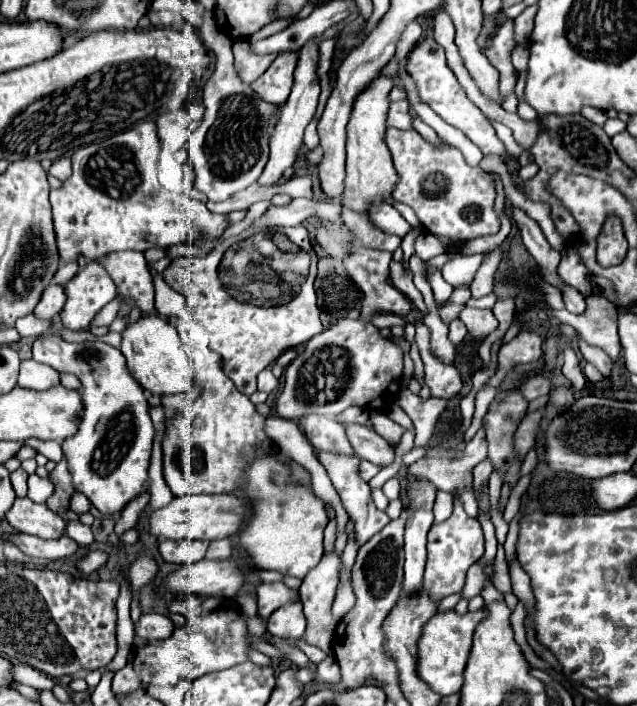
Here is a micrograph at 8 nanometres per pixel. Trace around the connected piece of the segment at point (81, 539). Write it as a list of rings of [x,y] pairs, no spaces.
[[[76,519],[76,521],[70,521],[70,523],[68,523],[66,535],[68,535],[70,539],[74,539],[74,541],[76,541],[78,545],[90,545],[90,543],[94,541],[90,527],[88,527],[88,525],[84,525],[84,523],[80,523],[78,519]]]

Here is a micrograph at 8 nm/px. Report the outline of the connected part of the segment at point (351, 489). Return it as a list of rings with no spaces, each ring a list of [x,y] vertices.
[[[318,453],[318,459],[320,459],[320,463],[326,467],[326,471],[328,471],[328,475],[330,475],[330,479],[332,479],[332,483],[334,483],[338,495],[340,495],[340,501],[342,501],[346,513],[348,513],[348,519],[350,519],[350,523],[352,523],[352,527],[354,527],[354,541],[356,541],[358,547],[362,547],[362,545],[364,545],[372,535],[376,535],[390,519],[386,517],[384,511],[376,509],[376,505],[374,505],[374,501],[372,501],[372,497],[370,497],[370,487],[368,487],[368,483],[358,477],[358,473],[356,473],[358,463],[360,463],[358,457],[346,457],[346,455],[334,455],[334,453]]]

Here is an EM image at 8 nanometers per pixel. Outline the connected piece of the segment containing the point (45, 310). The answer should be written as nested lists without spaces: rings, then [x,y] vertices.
[[[54,283],[54,285],[50,285],[50,289],[46,289],[46,293],[42,293],[42,301],[34,309],[34,315],[42,317],[42,319],[52,319],[54,315],[58,315],[62,311],[64,303],[66,303],[64,285]]]

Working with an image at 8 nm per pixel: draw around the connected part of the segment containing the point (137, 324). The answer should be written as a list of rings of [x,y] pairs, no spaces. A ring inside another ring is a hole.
[[[142,315],[122,331],[122,353],[138,383],[152,393],[186,393],[194,387],[194,367],[180,347],[176,327],[160,315]]]

